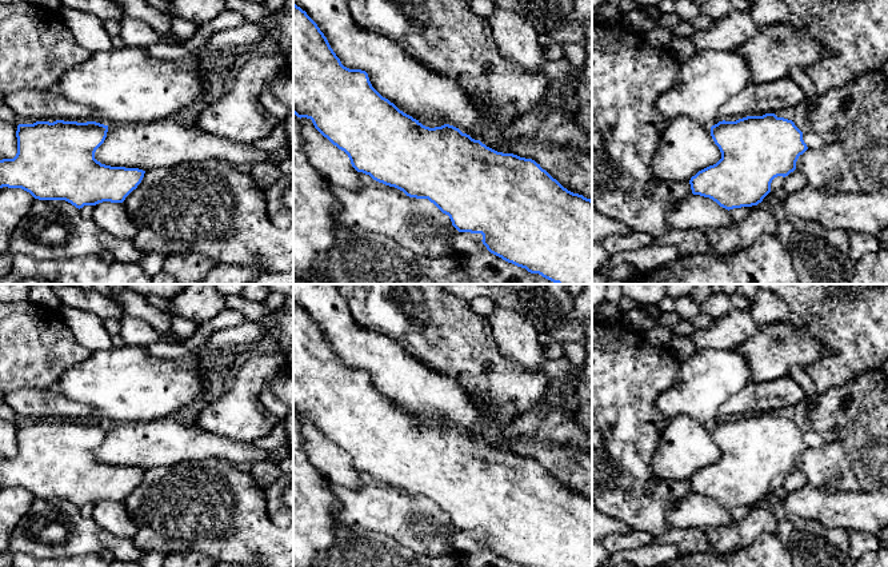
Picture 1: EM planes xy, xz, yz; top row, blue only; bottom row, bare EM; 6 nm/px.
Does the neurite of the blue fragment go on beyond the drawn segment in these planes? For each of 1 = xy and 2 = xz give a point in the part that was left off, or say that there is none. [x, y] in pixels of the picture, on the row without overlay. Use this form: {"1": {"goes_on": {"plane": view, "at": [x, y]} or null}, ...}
{"1": {"goes_on": null}, "2": {"goes_on": null}}

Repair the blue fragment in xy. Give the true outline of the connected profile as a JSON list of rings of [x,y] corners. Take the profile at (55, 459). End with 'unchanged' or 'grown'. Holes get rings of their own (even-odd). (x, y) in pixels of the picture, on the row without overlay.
[[[56,419],[19,423],[16,430],[17,452],[13,458],[0,459],[0,487],[21,487],[39,499],[65,499],[76,507],[96,504],[103,500],[123,502],[141,482],[145,470],[139,467],[111,466],[95,458],[96,448],[104,442],[108,424],[87,420]]] | unchanged

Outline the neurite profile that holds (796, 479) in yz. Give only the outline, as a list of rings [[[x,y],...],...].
[[[795,468],[788,475],[784,476],[783,488],[788,492],[797,491],[808,484],[807,476],[799,468]]]

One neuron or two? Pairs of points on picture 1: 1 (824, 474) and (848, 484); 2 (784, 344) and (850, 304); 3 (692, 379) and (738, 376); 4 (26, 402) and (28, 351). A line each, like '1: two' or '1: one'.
1: one
2: two
3: one
4: two

